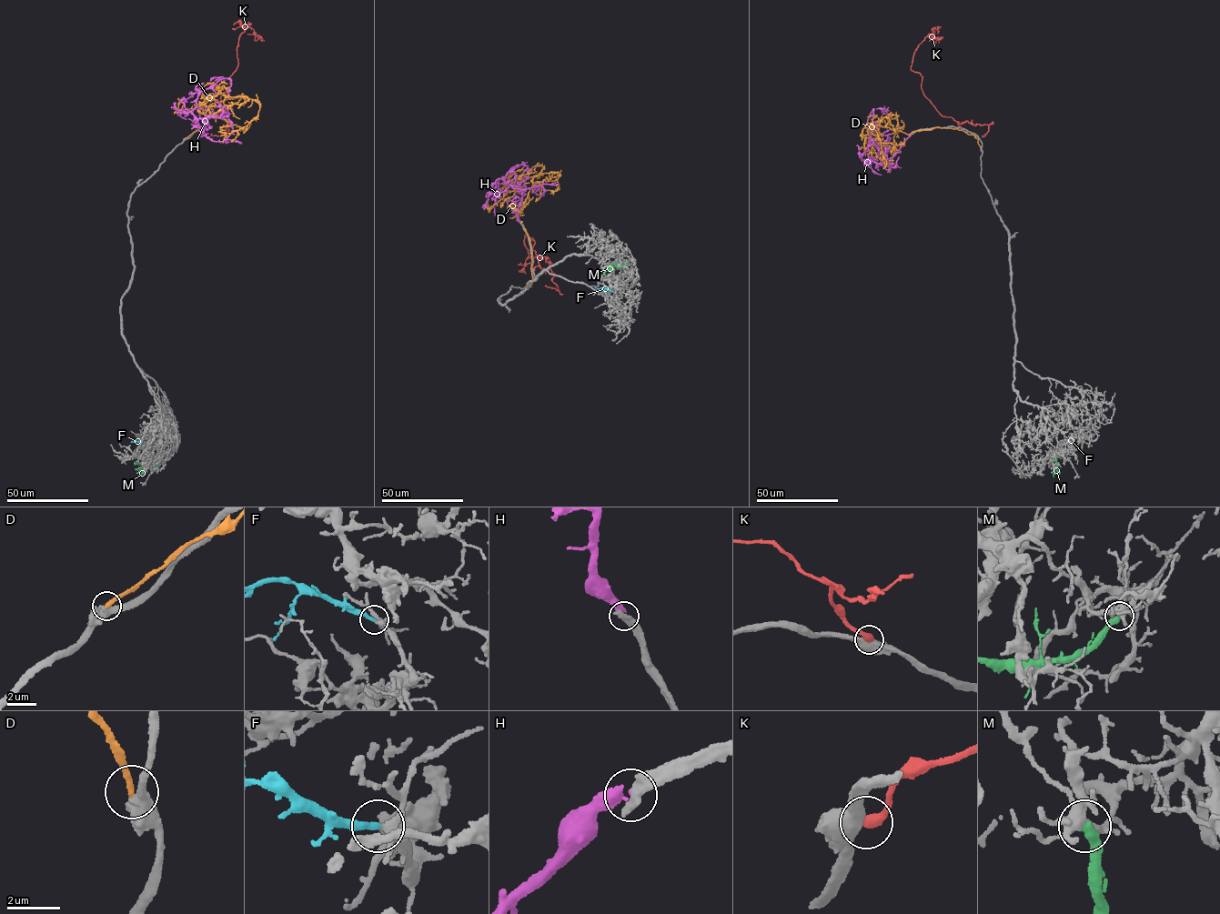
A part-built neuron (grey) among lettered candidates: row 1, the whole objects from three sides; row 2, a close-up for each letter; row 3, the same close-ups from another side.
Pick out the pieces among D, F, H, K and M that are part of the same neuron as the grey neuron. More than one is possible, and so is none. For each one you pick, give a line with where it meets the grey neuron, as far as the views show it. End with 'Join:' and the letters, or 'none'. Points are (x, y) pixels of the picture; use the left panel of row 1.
F: contact (148, 446)
H: contact (209, 108)
Join: F, H

